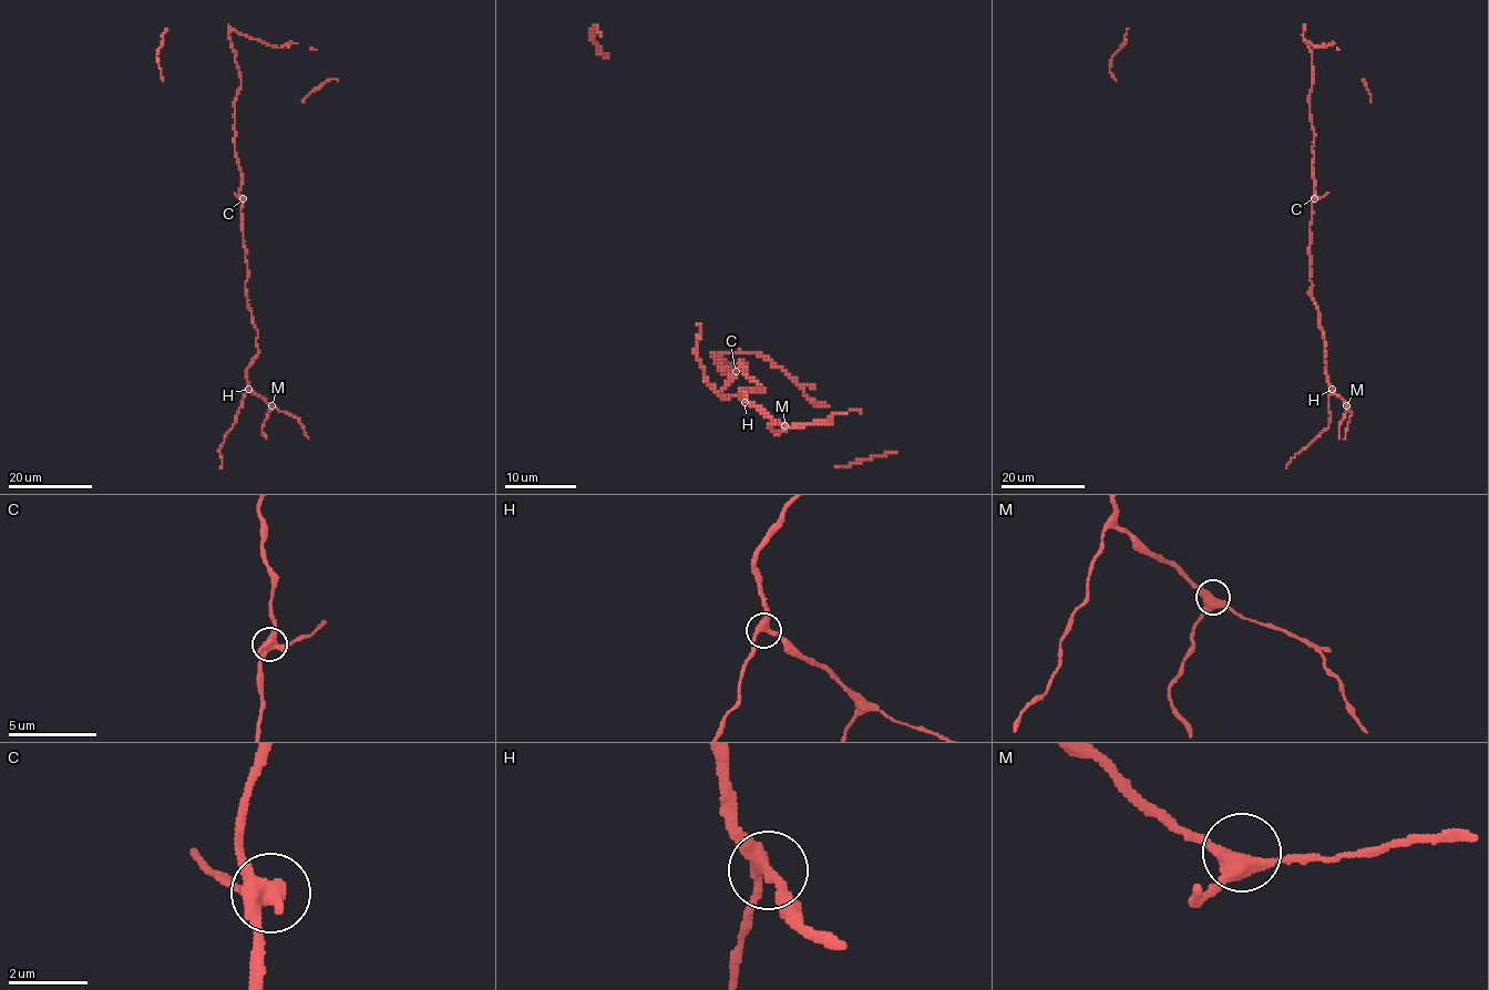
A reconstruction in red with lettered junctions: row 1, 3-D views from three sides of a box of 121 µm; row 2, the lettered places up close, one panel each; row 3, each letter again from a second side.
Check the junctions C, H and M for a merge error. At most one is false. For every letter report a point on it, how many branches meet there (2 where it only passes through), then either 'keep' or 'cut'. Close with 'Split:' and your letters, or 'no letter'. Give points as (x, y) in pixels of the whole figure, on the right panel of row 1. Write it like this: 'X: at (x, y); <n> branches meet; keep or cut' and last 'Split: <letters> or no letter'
C: at (1314, 198); 3 branches meet; cut
H: at (1332, 389); 3 branches meet; keep
M: at (1346, 405); 3 branches meet; keep
Split: C

